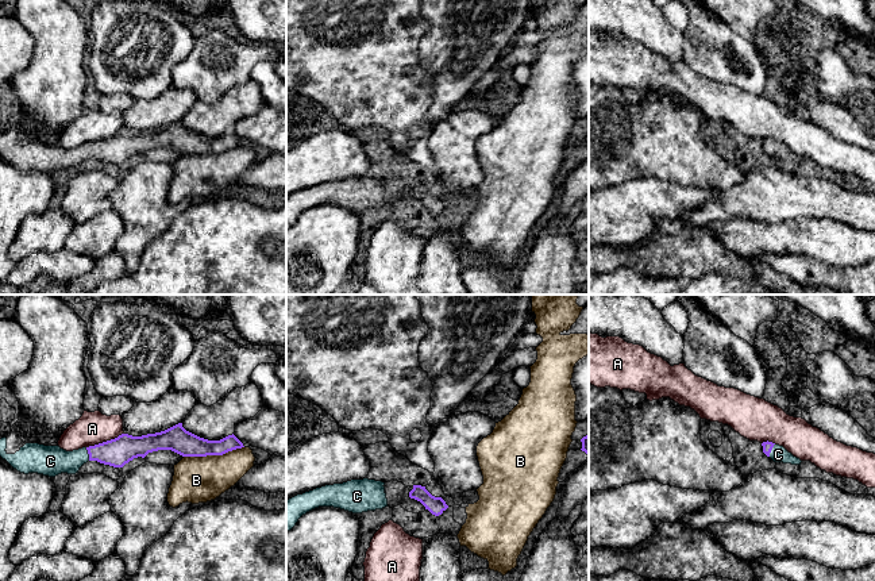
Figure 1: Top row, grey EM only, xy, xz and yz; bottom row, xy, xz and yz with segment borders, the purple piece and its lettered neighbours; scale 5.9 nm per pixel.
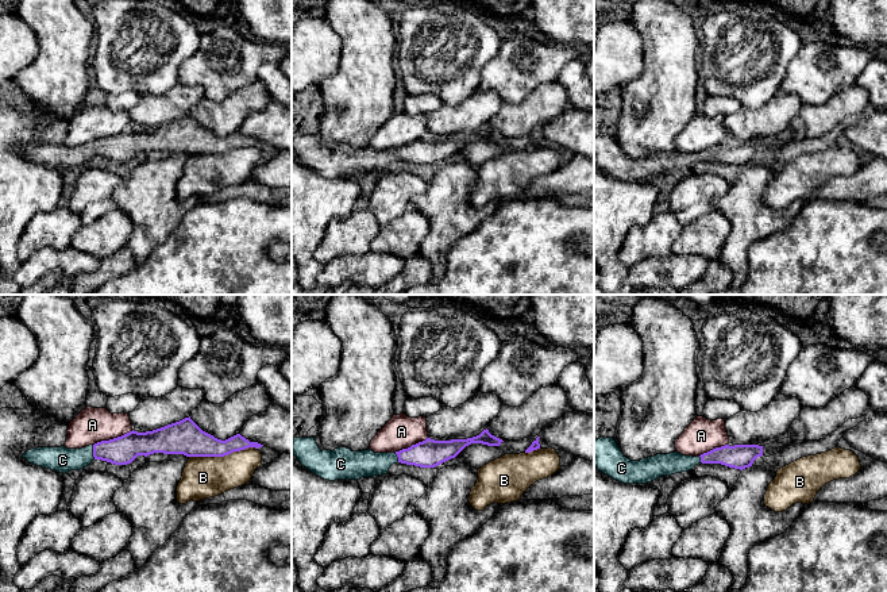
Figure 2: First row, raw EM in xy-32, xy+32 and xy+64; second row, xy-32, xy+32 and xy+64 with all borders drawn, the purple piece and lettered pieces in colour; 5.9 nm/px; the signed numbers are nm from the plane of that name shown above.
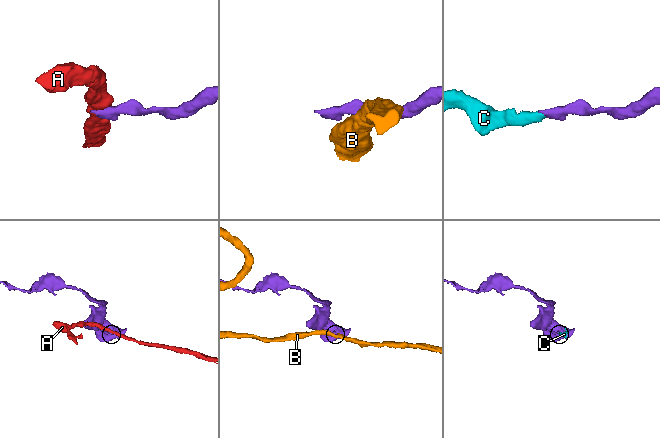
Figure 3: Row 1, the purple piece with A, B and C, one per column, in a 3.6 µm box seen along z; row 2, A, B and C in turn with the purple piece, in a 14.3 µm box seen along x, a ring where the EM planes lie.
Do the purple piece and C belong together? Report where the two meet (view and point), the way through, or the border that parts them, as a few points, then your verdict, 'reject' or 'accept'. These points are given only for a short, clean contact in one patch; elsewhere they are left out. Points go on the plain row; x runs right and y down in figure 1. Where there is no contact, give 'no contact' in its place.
xy (88, 150) | across xy (118, 149), (88, 150), (72, 158), (50, 158) | accept

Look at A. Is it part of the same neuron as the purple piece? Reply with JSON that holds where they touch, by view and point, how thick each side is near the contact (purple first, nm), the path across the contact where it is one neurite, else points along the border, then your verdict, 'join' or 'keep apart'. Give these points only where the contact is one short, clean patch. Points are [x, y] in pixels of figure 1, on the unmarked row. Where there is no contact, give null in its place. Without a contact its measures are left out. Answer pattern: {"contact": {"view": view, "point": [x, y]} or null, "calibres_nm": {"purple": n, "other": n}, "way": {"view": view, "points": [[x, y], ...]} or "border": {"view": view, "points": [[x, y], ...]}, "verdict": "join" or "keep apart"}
{"contact": {"view": "xy", "point": [104, 139]}, "calibres_nm": {"purple": 170, "other": 190}, "border": {"view": "xy", "points": [[123, 130], [87, 145]]}, "verdict": "keep apart"}

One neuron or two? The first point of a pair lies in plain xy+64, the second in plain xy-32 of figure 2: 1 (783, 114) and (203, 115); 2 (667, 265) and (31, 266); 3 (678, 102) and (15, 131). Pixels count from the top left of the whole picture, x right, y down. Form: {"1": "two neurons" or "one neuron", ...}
{"1": "two neurons", "2": "one neuron", "3": "two neurons"}

